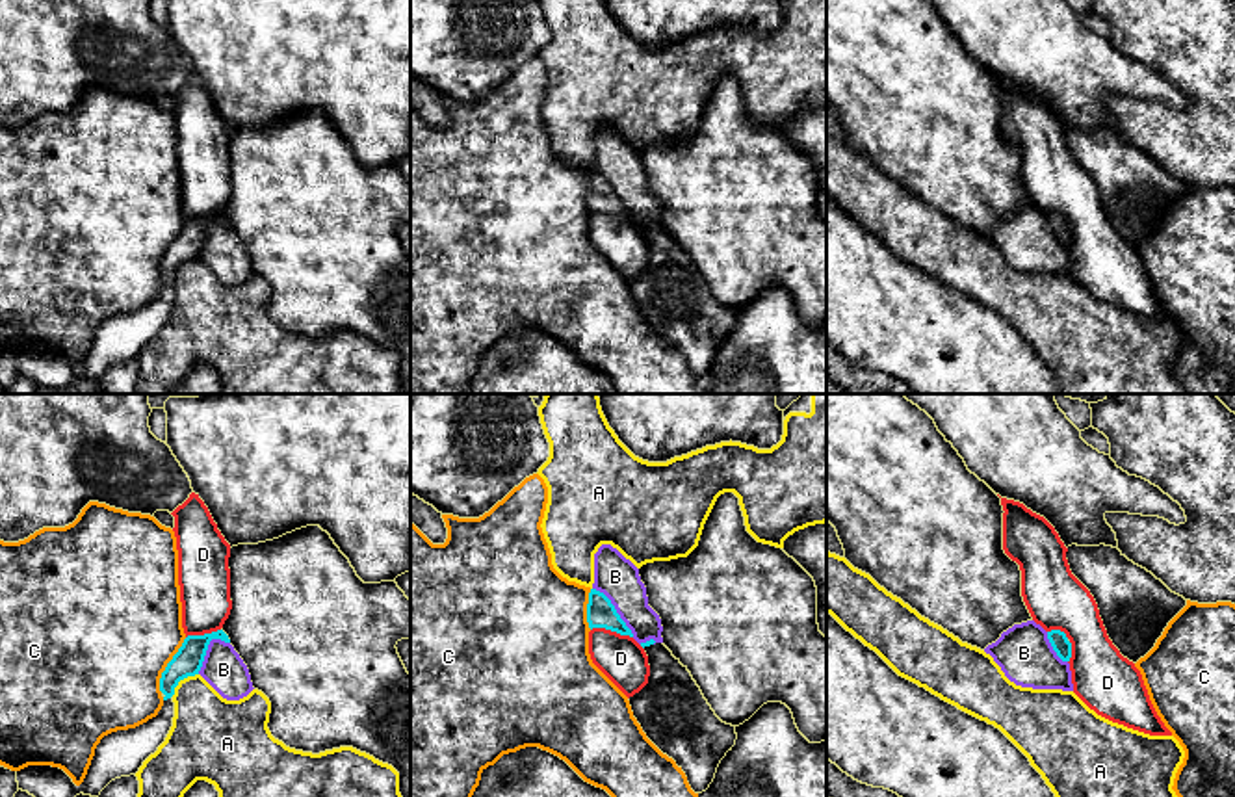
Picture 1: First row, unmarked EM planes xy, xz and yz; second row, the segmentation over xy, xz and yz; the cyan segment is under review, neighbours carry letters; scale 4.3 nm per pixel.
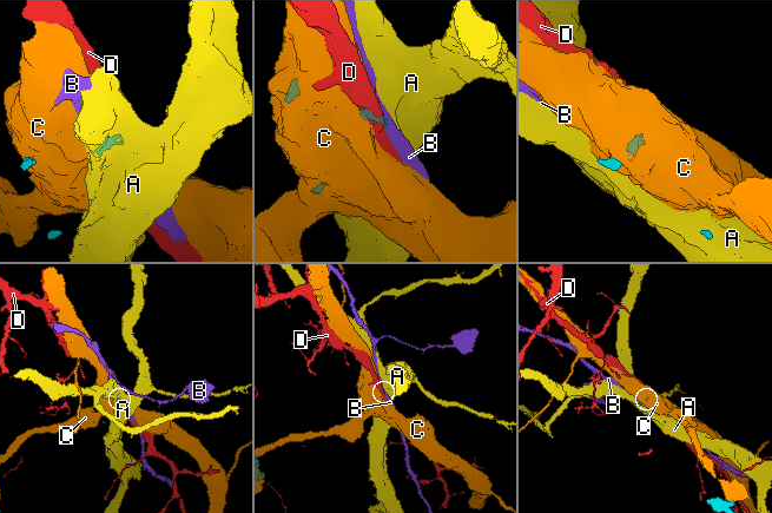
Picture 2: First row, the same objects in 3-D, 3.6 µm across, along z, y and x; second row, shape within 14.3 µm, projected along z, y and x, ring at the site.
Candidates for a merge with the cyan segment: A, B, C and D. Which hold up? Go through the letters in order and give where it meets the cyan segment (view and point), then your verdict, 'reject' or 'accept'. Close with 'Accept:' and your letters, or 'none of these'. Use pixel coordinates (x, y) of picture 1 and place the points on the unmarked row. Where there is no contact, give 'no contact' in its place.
A: contact xy (181, 262); reject
B: contact xz (615, 194); reject
C: contact xy (168, 249); reject
D: contact xz (611, 214); reject
Accept: none of these

